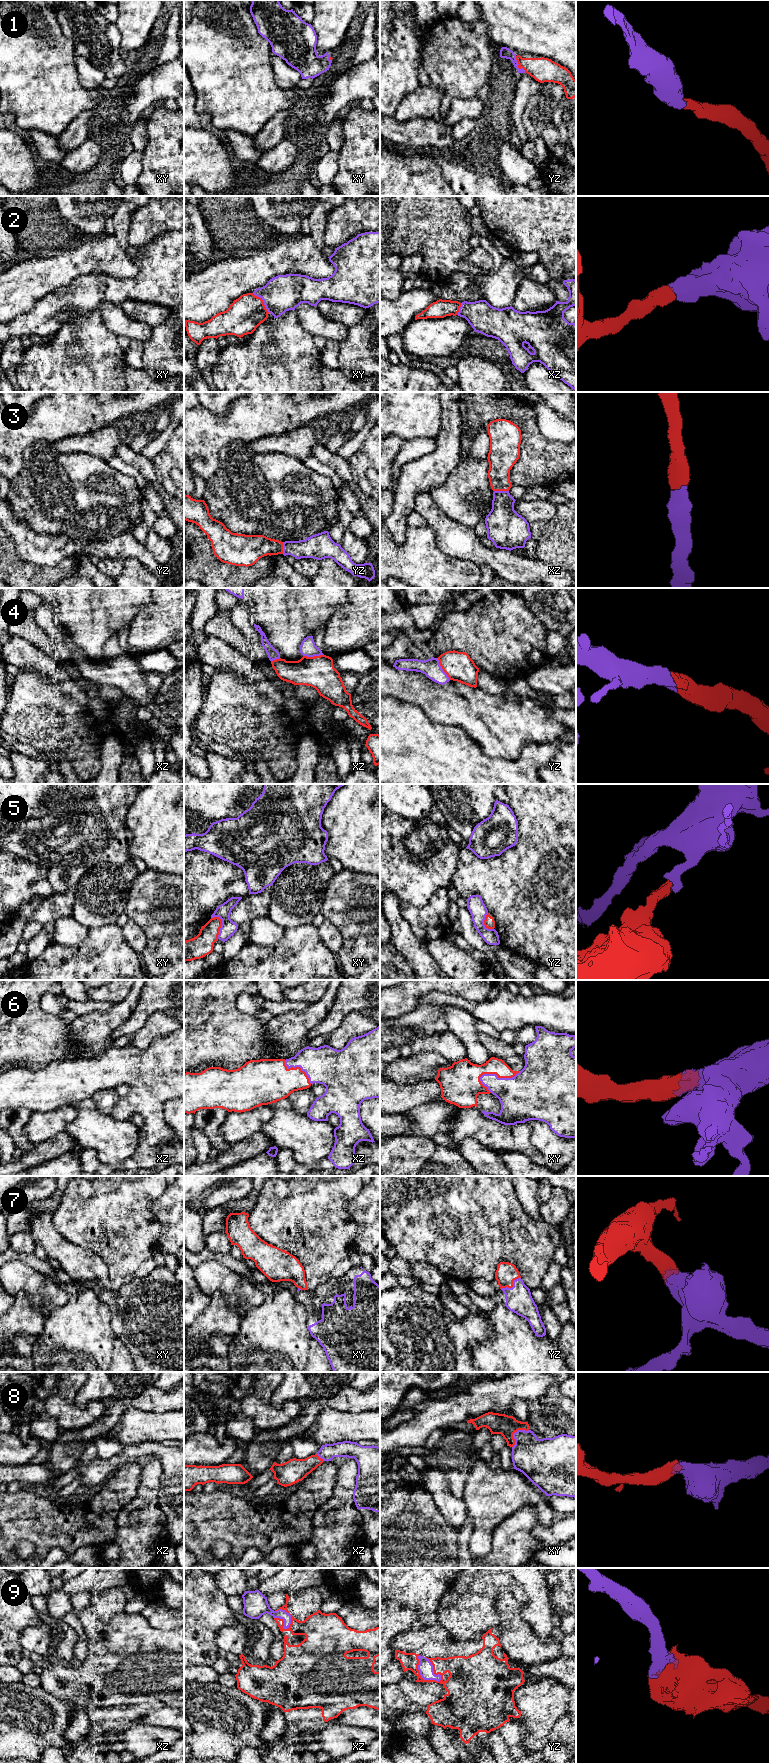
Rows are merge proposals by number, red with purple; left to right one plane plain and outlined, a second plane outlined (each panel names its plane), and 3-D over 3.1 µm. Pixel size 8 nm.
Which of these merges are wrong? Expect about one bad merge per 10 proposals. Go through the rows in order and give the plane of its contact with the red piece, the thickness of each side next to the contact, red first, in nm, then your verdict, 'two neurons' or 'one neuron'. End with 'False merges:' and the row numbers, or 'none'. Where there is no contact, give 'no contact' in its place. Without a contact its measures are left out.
1: contact in yz; calibres 190 and 90 nm; one neuron
2: contact in xy; calibres 280 and 300 nm; one neuron
3: contact in xz; calibres 220 and 260 nm; one neuron
4: contact in yz; calibres 240 and 150 nm; one neuron
5: contact in xy; calibres 180 and 120 nm; two neurons
6: contact in xy; calibres 220 and 360 nm; one neuron
7: contact in yz; calibres 170 and 200 nm; one neuron
8: contact in xy; calibres 160 and 300 nm; one neuron
9: contact in yz; calibres 140 and 120 nm; one neuron
False merges: 5

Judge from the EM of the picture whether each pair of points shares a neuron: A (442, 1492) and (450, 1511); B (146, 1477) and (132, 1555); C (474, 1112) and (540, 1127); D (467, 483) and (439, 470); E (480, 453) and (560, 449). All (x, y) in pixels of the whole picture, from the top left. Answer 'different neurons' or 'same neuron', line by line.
A: same neuron
B: same neuron
C: different neurons
D: different neurons
E: different neurons

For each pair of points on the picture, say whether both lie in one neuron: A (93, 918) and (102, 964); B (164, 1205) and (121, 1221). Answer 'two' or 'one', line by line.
A: two
B: two

